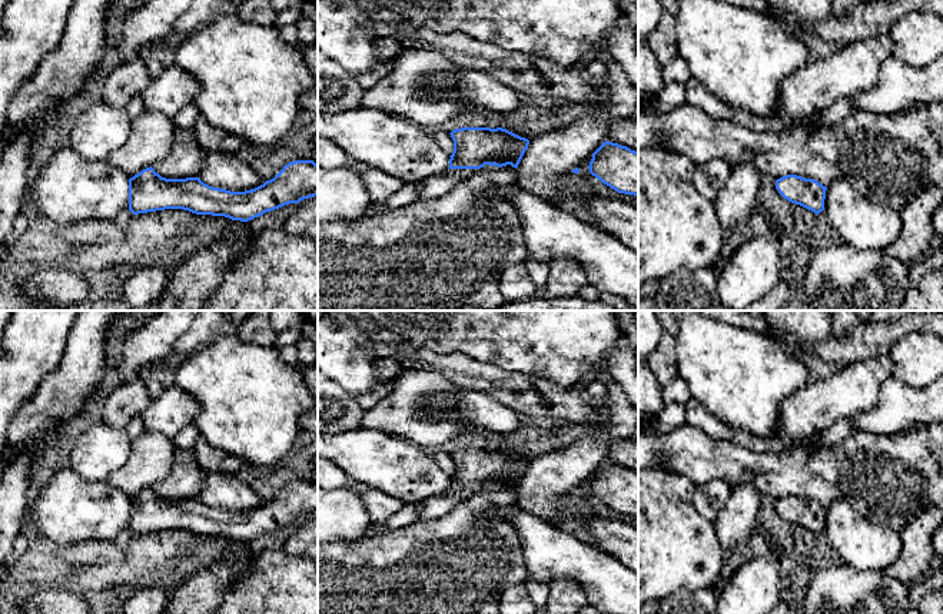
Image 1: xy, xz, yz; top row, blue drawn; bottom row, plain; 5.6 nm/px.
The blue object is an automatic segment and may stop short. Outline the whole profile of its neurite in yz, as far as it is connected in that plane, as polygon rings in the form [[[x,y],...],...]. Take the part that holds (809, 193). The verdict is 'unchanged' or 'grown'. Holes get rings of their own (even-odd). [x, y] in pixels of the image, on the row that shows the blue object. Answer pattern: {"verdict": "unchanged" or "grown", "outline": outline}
{"verdict": "unchanged", "outline": [[[787,175],[776,180],[776,189],[788,202],[800,205],[816,215],[824,210],[827,187],[814,179]]]}

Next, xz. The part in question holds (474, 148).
{"verdict": "grown", "outline": [[[461,127],[451,133],[454,152],[449,167],[422,180],[418,199],[446,195],[456,183],[474,175],[485,165],[518,167],[529,140],[507,129]]]}

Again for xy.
{"verdict": "unchanged", "outline": [[[313,160],[289,162],[273,179],[245,192],[212,187],[199,177],[166,179],[152,166],[129,179],[129,210],[133,215],[183,209],[248,222],[313,196],[318,196],[318,165]]]}

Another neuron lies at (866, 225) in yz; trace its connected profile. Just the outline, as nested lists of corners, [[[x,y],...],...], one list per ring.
[[[843,177],[827,186],[824,212],[841,242],[857,250],[886,249],[902,232],[899,210],[869,200]]]

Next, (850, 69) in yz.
[[[871,36],[834,47],[824,59],[806,64],[783,82],[777,107],[767,119],[793,123],[816,110],[830,107],[841,97],[871,90],[877,84],[880,66],[889,57],[893,57],[890,36]]]

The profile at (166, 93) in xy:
[[[173,63],[159,76],[152,77],[140,96],[146,112],[173,117],[182,107],[192,103],[199,90],[197,80]]]

